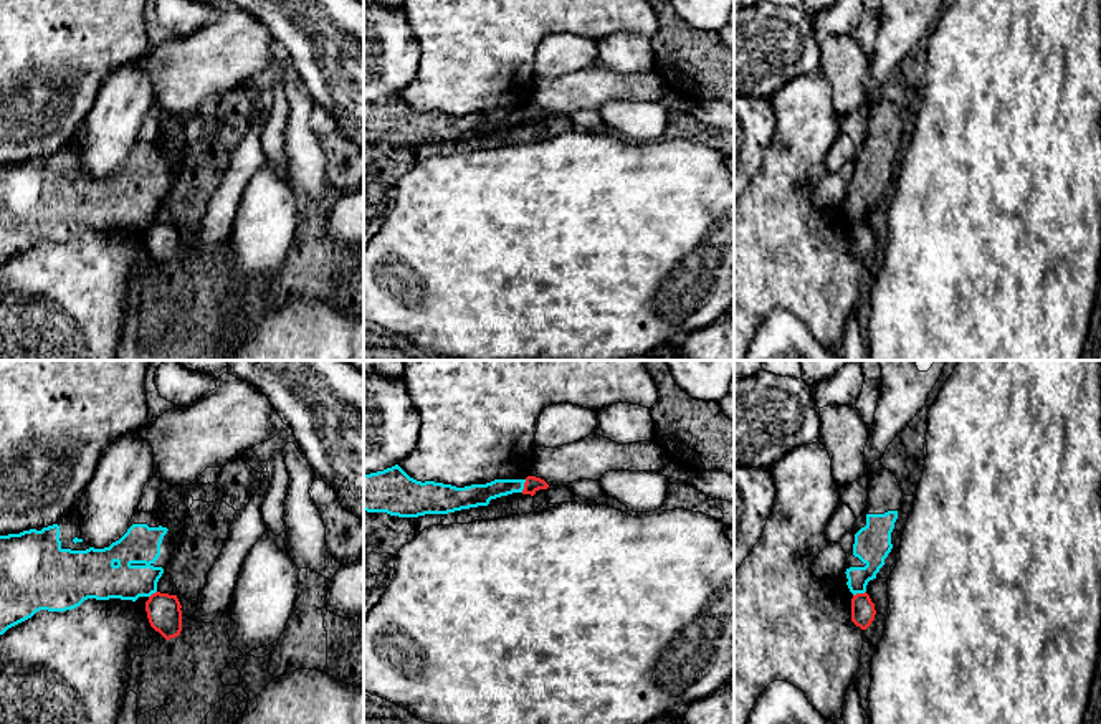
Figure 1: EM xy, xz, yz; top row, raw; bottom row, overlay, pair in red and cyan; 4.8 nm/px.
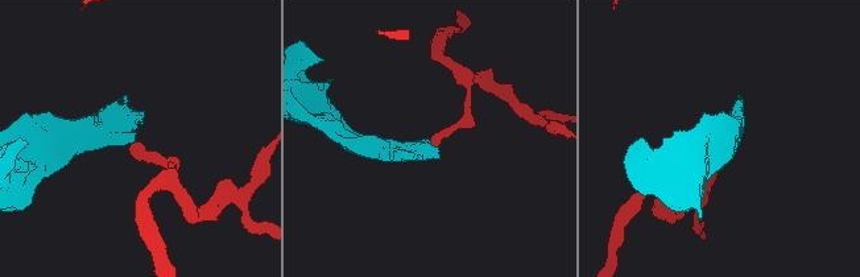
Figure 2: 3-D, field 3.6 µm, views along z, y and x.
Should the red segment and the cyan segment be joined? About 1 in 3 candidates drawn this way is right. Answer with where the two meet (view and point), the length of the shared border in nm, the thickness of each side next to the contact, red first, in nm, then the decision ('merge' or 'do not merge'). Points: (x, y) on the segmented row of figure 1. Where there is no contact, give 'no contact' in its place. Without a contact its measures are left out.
xz (524, 486) | 70 nm | 70/110 nm | do not merge

